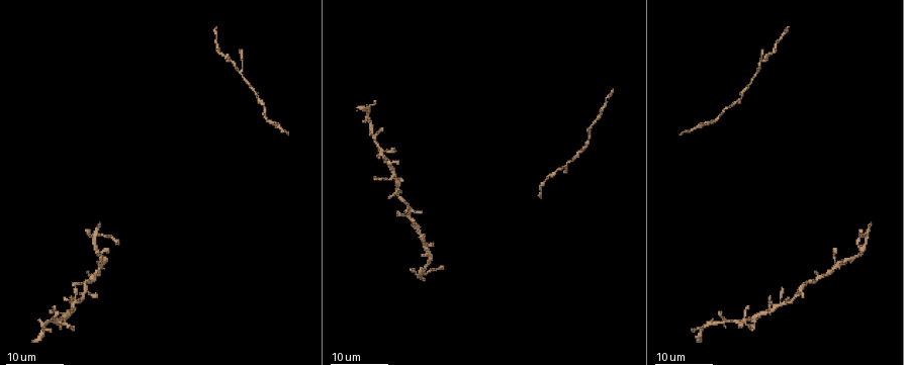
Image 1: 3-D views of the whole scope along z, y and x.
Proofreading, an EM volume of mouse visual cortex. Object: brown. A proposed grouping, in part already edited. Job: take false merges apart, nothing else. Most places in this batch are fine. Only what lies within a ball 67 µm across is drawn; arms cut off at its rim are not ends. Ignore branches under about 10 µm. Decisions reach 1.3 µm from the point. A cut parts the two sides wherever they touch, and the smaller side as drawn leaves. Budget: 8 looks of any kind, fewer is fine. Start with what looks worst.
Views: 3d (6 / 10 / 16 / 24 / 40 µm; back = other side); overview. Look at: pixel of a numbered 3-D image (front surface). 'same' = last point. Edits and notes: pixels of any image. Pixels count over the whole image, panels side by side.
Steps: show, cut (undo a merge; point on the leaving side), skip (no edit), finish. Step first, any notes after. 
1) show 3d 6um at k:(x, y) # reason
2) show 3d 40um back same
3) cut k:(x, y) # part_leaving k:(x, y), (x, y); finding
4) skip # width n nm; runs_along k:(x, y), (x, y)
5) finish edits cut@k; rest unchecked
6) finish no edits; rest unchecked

show 3d 24um at 1:(94, 238) # thick turns thin

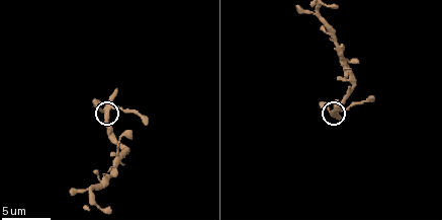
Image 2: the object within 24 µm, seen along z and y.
show 3d 10um at 2:(107, 111)

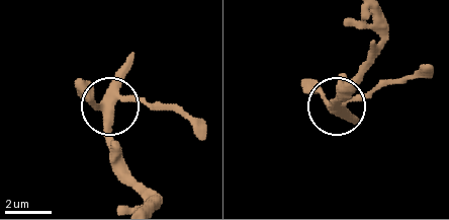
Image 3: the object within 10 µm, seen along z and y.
skip # arms 4; runs_along 3:(176, 102), (114, 104), (108, 114), (108, 158); all the same cell

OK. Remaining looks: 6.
show 3d 16um at 1:(554, 171) # sudden change in width

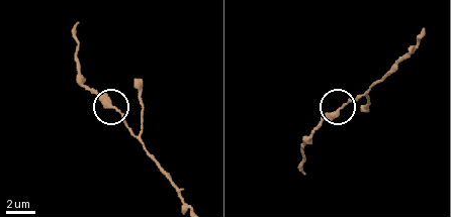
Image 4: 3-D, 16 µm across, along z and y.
show 3d 10um at 4:(113, 108)

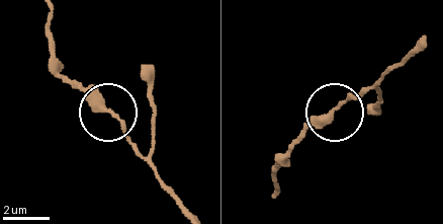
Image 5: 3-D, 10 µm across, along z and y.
skip # continuous, no second cell

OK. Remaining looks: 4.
show 3d 16um at 1:(397, 186)

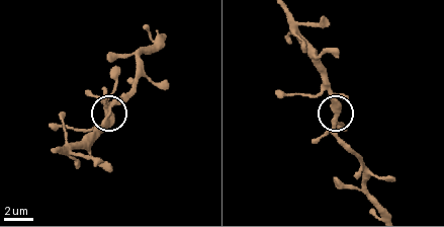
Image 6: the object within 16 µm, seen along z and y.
show 3d 6um at 6:(335, 120) # closer look

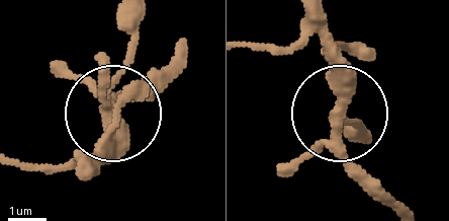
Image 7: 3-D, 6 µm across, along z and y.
show 3d 6um back at 7:(339, 110)

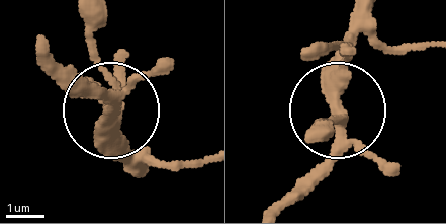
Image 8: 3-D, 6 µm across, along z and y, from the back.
skip # runs_along 8:(54, 57), (112, 105), (121, 169); all the same cell

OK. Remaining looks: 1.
finish no edits; rest unchecked

